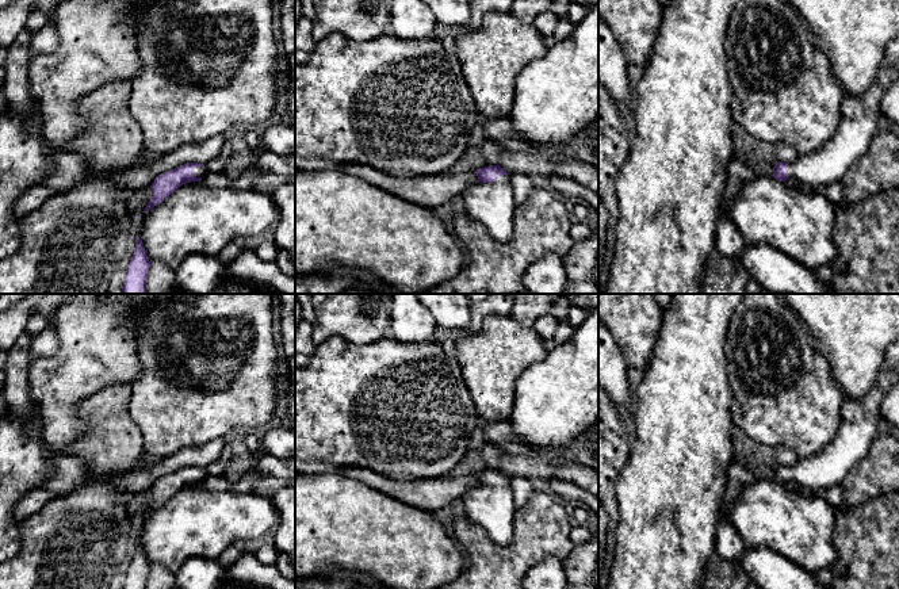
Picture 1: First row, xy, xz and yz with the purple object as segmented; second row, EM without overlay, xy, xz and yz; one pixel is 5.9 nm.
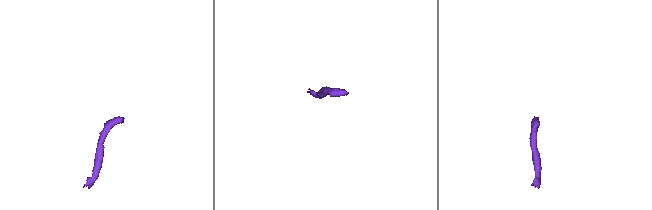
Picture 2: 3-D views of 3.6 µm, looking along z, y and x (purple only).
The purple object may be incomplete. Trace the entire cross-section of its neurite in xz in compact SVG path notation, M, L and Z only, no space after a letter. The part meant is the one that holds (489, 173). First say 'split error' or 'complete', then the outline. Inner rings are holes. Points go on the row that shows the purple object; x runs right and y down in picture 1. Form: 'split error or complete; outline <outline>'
split error; outline M500 165L475 171L479 181L463 192L464 213L485 226L500 242L506 242L514 233L514 202L510 176Z

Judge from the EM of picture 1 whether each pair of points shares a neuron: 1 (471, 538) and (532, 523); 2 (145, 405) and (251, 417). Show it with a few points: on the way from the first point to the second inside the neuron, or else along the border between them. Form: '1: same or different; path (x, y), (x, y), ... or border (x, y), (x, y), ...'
1: same; path (488, 551), (509, 551), (521, 539)
2: same; path (171, 405), (225, 405)

